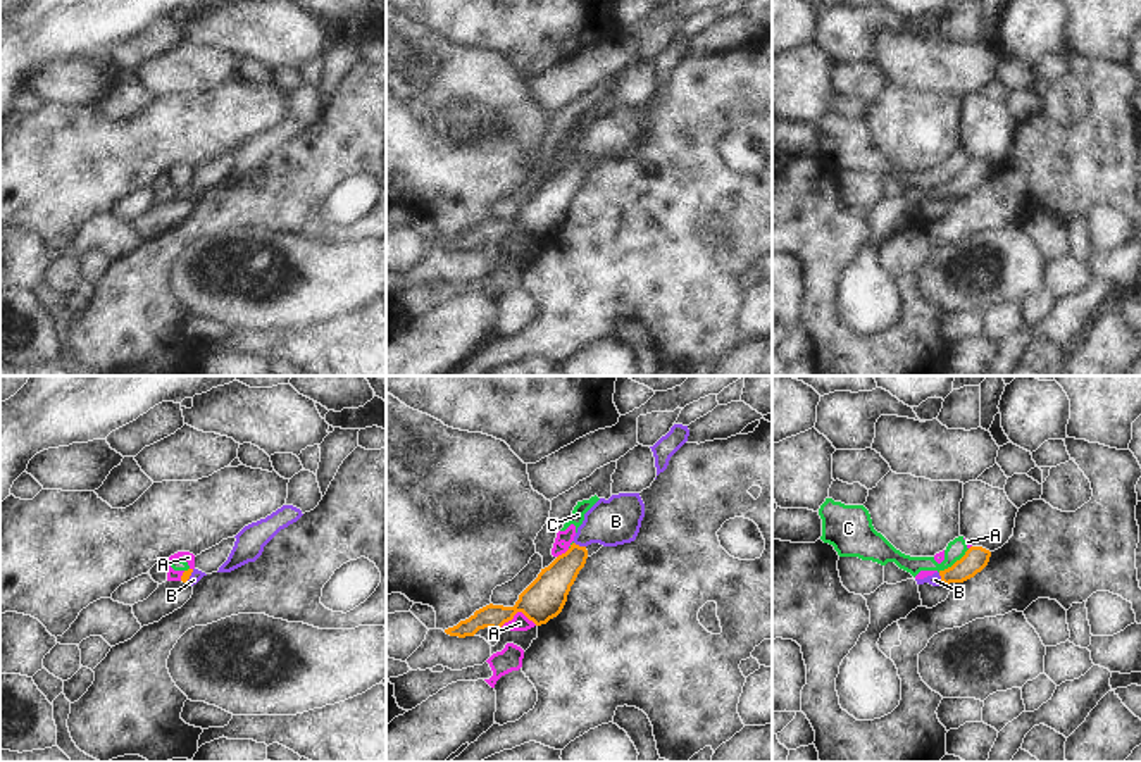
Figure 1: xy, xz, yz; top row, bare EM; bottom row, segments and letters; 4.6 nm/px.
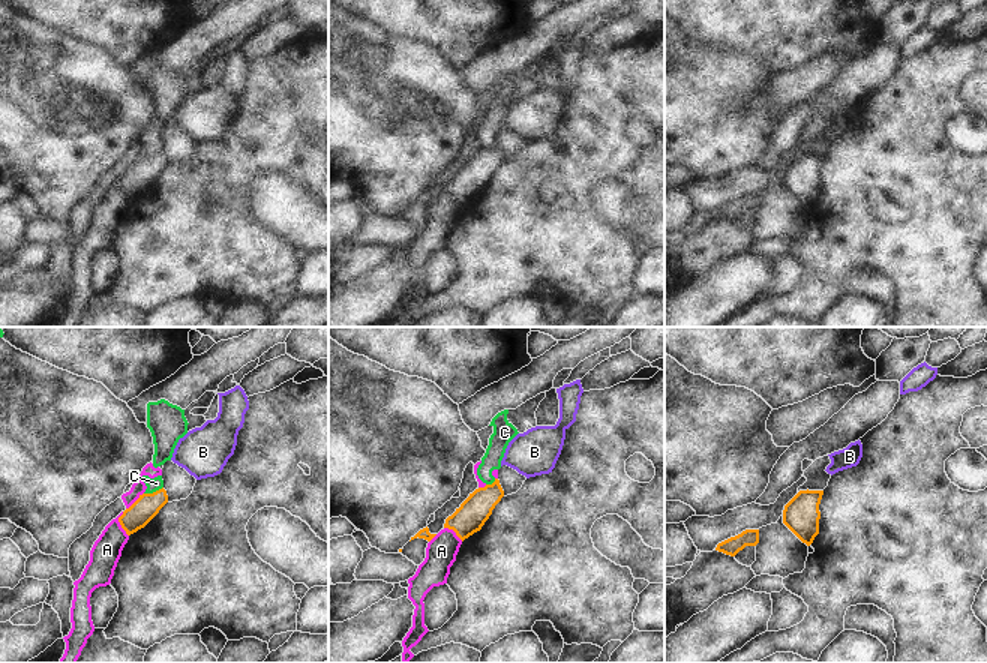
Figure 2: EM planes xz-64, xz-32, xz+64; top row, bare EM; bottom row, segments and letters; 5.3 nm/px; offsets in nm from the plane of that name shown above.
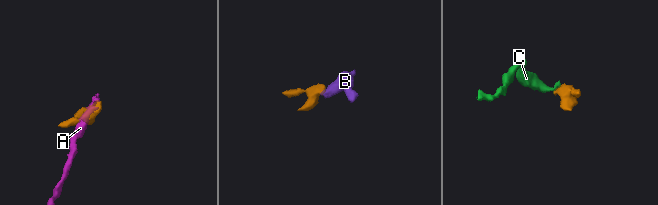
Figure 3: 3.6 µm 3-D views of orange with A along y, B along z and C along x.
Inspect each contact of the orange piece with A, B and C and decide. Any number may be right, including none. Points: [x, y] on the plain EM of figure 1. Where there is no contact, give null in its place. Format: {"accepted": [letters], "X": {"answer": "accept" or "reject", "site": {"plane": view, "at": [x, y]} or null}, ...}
{"accepted": ["B"], "A": {"answer": "reject", "site": {"plane": "xz", "at": [517, 224]}}, "B": {"answer": "accept", "site": {"plane": "xz", "at": [578, 159]}}, "C": {"answer": "reject", "site": {"plane": "yz", "at": [955, 176]}}}

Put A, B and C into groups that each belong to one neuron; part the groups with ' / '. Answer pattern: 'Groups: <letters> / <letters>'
Groups: A C / B

